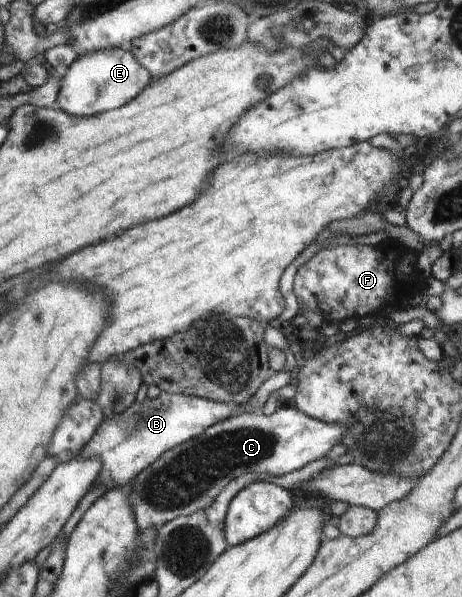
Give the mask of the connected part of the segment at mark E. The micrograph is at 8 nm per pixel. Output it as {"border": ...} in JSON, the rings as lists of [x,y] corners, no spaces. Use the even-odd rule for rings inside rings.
{"border":[[[122,48],[79,55],[79,58],[62,72],[63,79],[55,106],[77,117],[91,117],[127,105],[151,83],[152,78],[133,54]]]}

